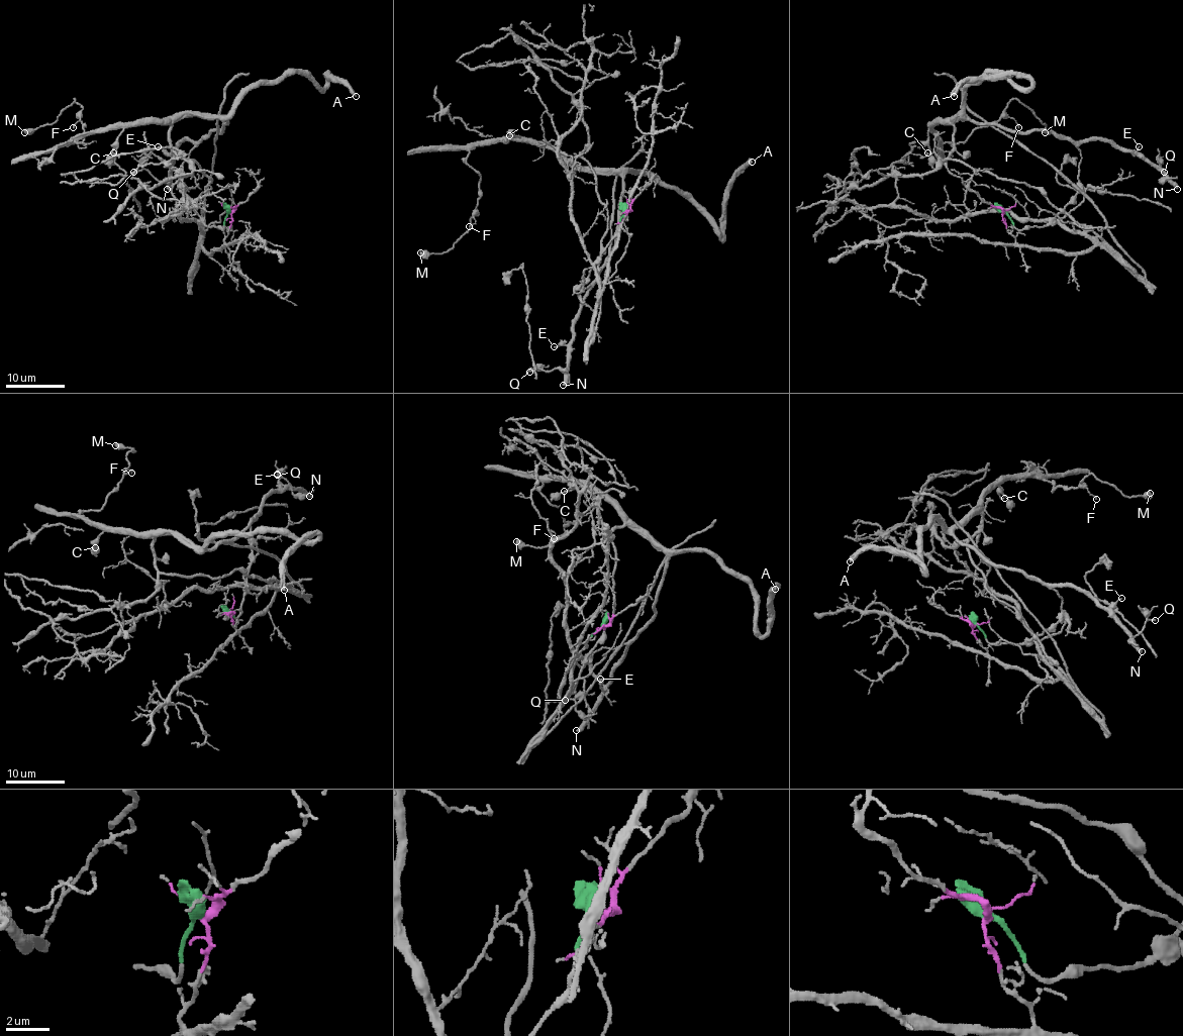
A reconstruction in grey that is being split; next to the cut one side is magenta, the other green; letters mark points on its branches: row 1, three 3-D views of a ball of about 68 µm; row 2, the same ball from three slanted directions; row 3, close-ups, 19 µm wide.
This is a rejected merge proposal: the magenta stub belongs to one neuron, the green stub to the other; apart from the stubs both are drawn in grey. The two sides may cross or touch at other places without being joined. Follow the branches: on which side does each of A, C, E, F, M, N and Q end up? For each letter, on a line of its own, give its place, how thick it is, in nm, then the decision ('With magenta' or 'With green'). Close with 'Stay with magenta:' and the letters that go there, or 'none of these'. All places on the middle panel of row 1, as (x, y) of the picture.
A: Place: (752, 162). Thickness 400 nm. With green
C: Place: (509, 135). Thickness 100 nm. With green
E: Place: (554, 346). Thickness 100 nm. With green
F: Place: (469, 226). Thickness 140 nm. With green
M: Place: (420, 252). Thickness 550 nm. With green
N: Place: (563, 385). Thickness 420 nm. With green
Q: Place: (529, 372). Thickness 170 nm. With green
Stay with magenta: none of these

